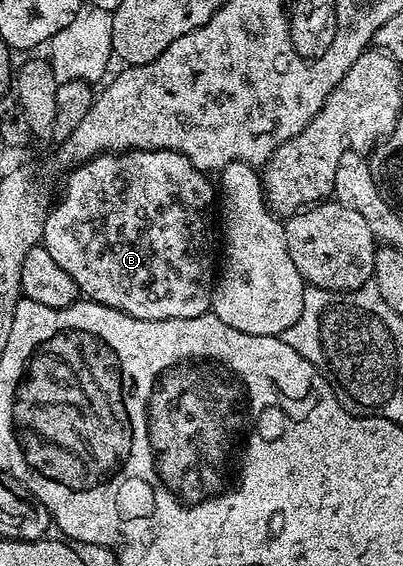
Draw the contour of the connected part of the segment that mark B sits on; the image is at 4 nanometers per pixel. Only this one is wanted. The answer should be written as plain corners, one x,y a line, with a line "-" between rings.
127,150
125,152
115,152
113,154
98,154
95,158
88,162
82,163
80,166
74,167
65,175
66,191
62,194
62,199
55,201
50,207
50,213
46,216
44,224
44,232
42,233
41,245
45,246
48,256
52,256
52,260
56,260
56,264
60,264
60,268
64,268
64,272
68,272
68,276
72,276
72,280
78,285
79,295
83,299
91,302
99,302
108,308
116,308
120,312
124,312
128,316
136,316
140,320
176,320
177,318
195,318
201,314
207,313
210,310
210,301
214,295
214,283
216,281
216,258
214,262
214,230
210,227
210,205
215,205
216,190
210,187
210,182
203,171
198,170
190,163
182,154
177,154
171,150

